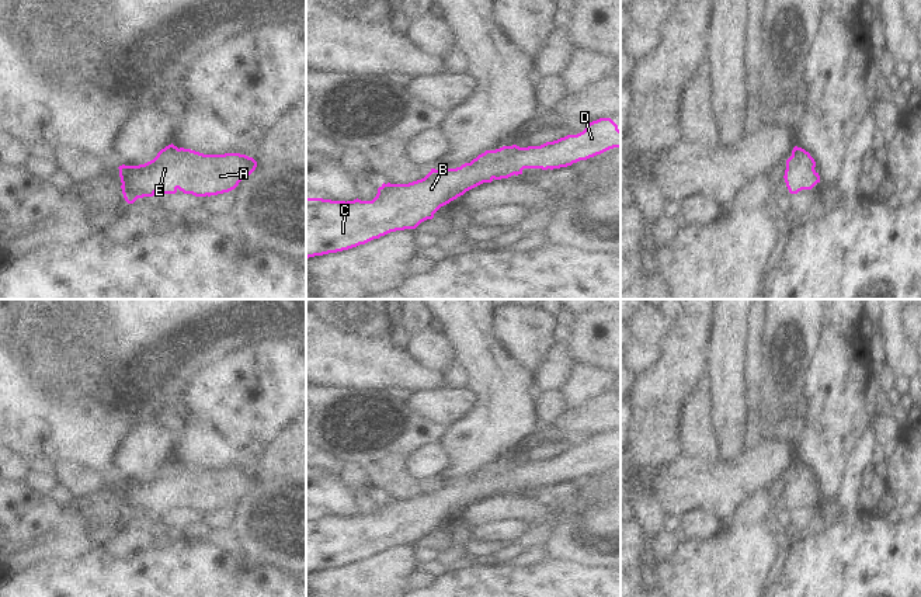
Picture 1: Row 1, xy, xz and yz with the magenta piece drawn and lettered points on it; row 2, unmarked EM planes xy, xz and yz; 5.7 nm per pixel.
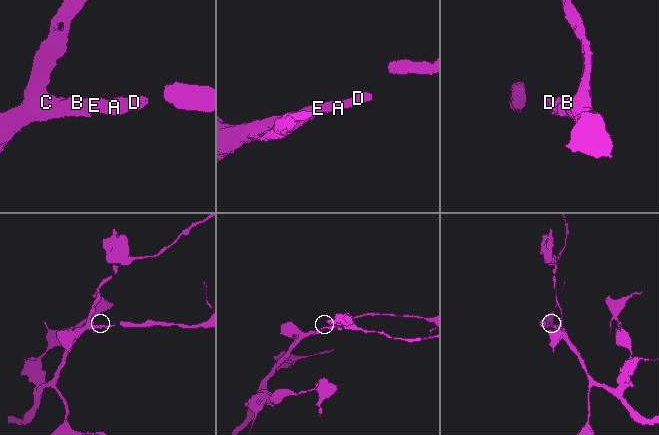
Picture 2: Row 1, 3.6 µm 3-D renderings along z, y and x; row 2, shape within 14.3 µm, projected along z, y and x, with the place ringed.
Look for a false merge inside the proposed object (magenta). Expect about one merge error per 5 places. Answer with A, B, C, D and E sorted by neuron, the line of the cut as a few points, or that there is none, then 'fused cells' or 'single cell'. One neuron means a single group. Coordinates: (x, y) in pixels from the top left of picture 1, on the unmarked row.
groups A B C D E; cut none; single cell

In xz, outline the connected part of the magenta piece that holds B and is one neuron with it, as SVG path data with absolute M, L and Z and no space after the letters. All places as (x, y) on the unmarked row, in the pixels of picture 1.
M599 433L590 437L577 450L567 450L541 461L503 461L496 465L486 465L470 478L456 483L431 483L424 493L409 499L383 497L372 516L357 513L345 517L306 513L306 573L348 565L390 546L416 544L421 537L432 534L441 521L483 497L522 489L524 483L553 485L567 482L614 462L621 462L621 445L611 433Z

